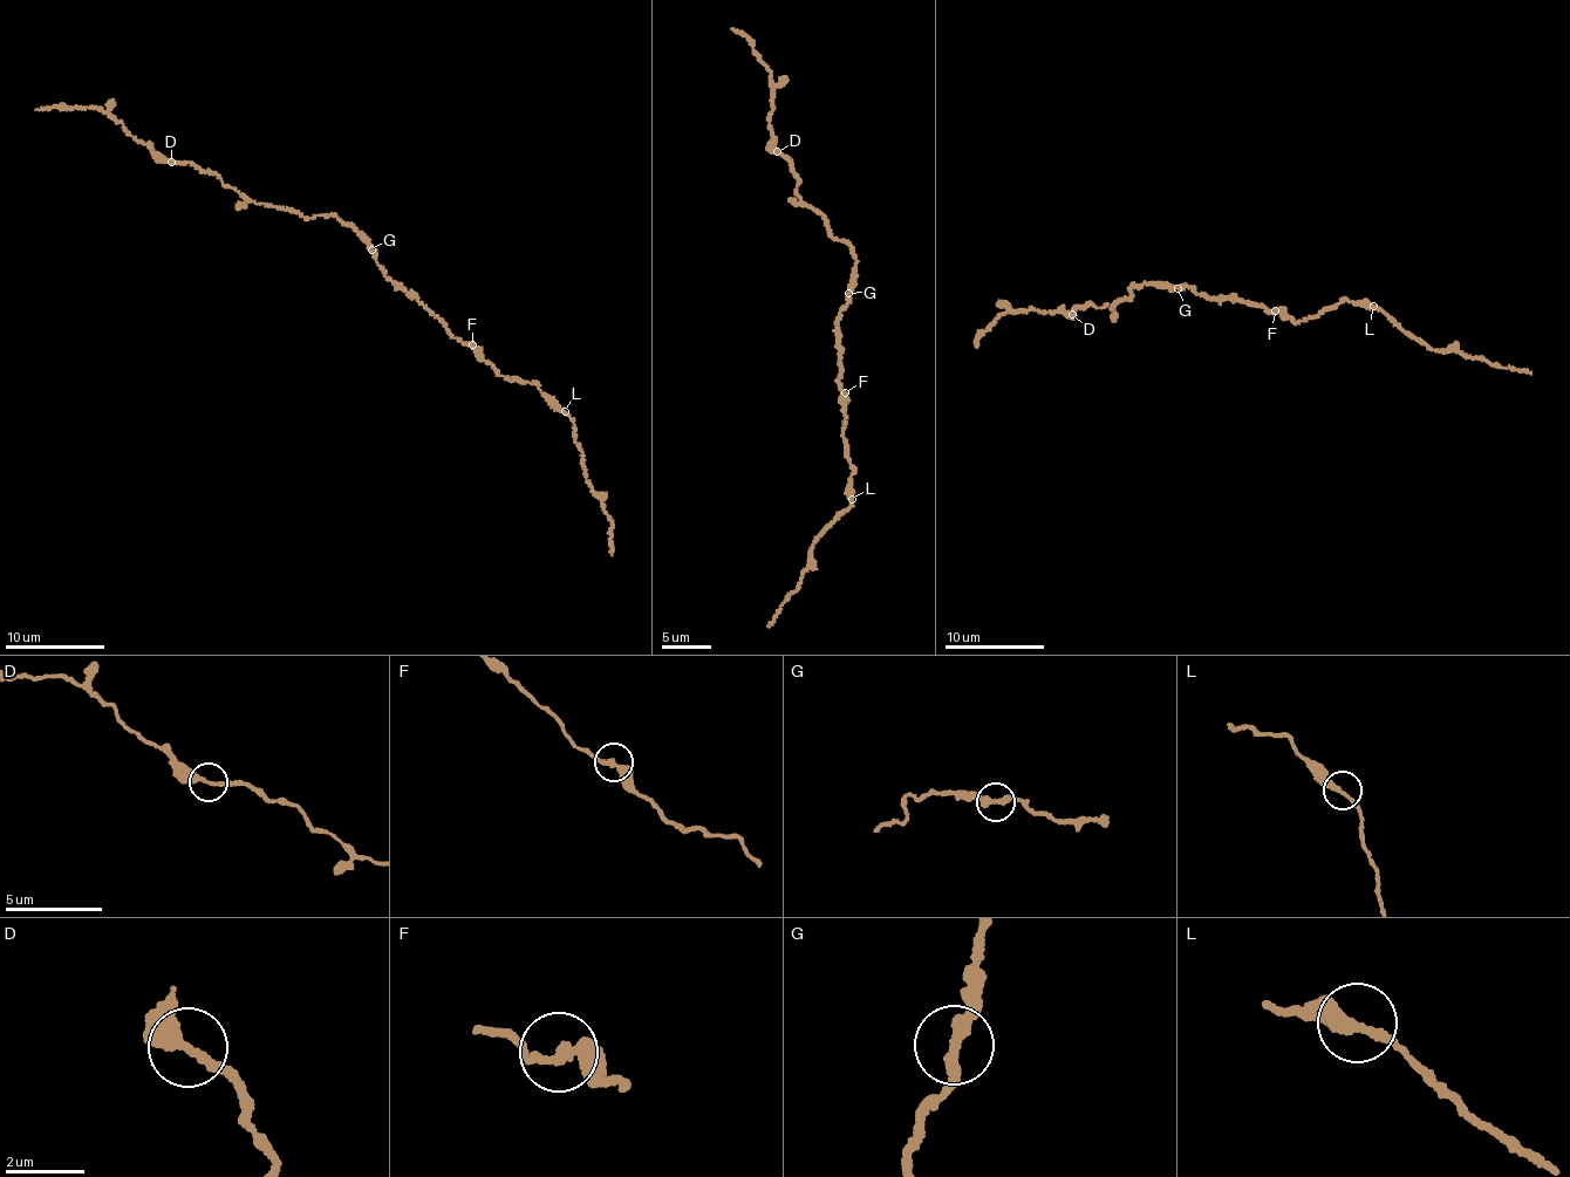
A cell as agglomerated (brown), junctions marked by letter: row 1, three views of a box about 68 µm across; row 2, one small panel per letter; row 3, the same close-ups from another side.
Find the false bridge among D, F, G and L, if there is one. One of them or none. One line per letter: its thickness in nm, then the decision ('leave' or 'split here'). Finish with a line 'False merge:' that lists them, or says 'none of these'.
D: 260 nm | leave
F: 260 nm | leave
G: 280 nm | leave
L: 240 nm | leave
False merge: none of these

